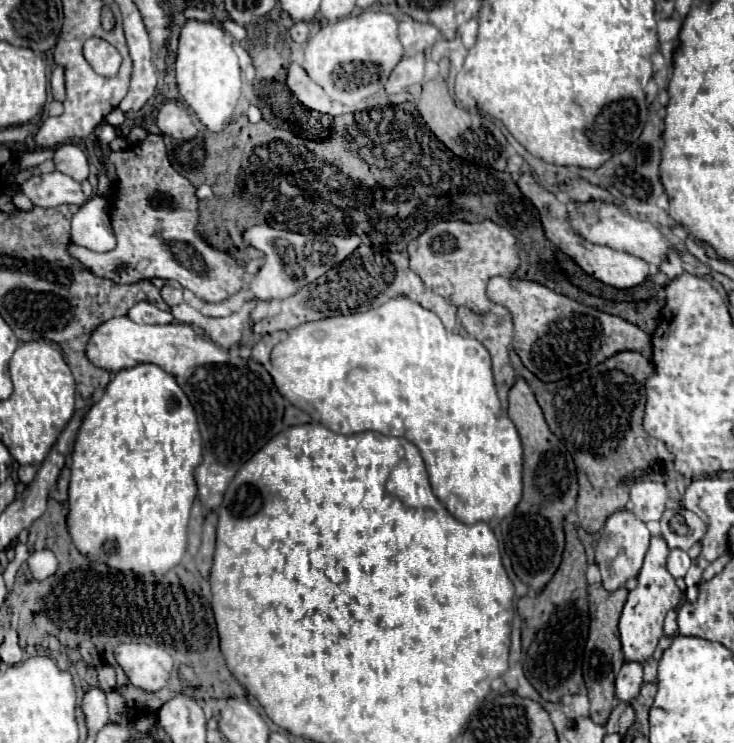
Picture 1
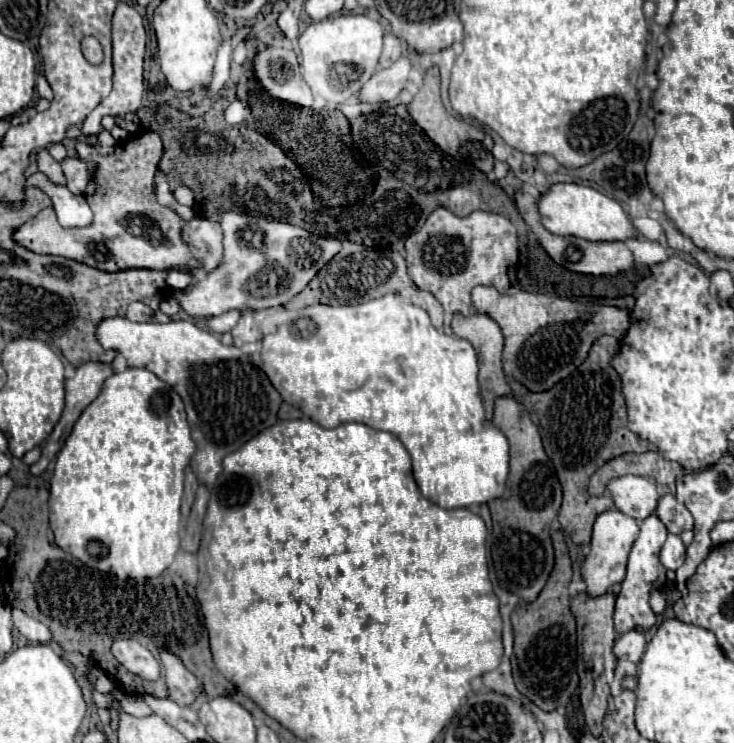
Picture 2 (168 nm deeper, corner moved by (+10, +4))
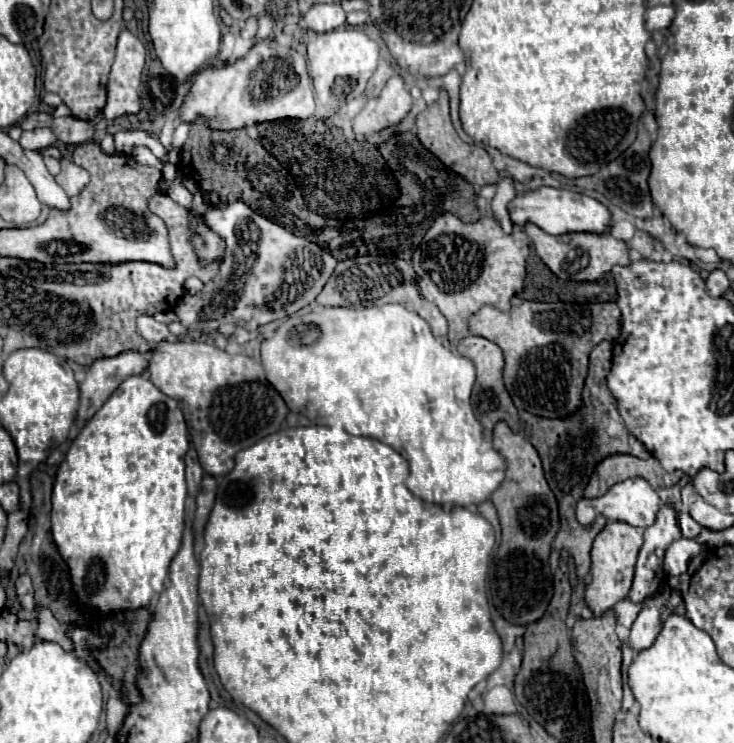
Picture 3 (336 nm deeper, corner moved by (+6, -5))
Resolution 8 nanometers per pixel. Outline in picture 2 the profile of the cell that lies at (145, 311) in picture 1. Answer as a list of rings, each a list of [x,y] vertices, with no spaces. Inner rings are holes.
[[[131,302],[127,308],[127,318],[133,322],[169,322],[171,318],[159,310],[151,310],[143,302]]]

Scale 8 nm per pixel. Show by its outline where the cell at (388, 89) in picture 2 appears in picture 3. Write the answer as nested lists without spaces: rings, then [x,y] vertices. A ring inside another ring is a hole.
[[[393,75],[379,97],[371,99],[365,109],[353,121],[353,137],[365,141],[367,135],[375,135],[387,127],[399,125],[403,117],[411,111],[413,97],[409,95],[403,79]]]

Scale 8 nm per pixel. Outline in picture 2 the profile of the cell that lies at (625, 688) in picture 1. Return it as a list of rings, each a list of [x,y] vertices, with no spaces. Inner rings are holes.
[[[633,630],[633,632],[627,632],[625,636],[619,636],[615,640],[615,658],[617,660],[629,660],[629,662],[637,662],[641,660],[641,654],[645,650],[645,634]]]

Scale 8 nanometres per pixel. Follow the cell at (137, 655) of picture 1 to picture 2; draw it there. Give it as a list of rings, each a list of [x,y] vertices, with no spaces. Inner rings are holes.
[[[115,640],[111,652],[129,672],[139,674],[143,680],[159,678],[159,660],[137,640]]]

